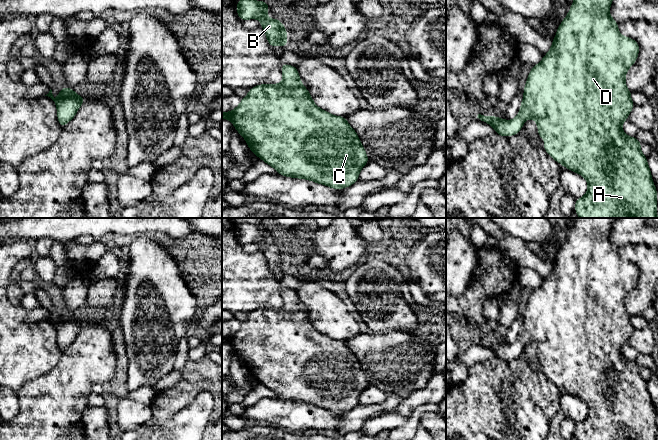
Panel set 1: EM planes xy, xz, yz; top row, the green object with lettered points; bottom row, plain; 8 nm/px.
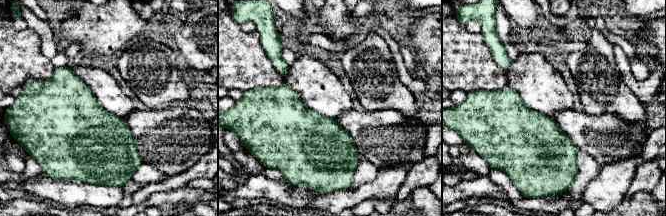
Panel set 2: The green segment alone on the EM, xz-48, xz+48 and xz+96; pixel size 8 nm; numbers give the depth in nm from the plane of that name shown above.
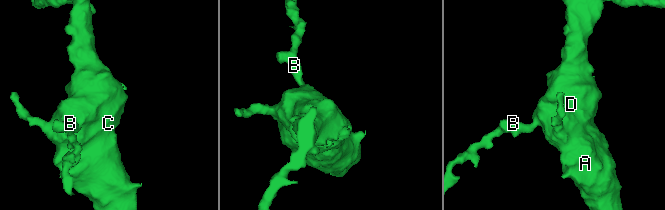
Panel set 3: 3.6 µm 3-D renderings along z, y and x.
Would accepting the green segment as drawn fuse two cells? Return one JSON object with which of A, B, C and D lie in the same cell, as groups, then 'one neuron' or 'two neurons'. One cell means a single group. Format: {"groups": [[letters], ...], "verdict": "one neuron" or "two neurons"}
{"groups": [["A", "B", "C", "D"]], "verdict": "one neuron"}

